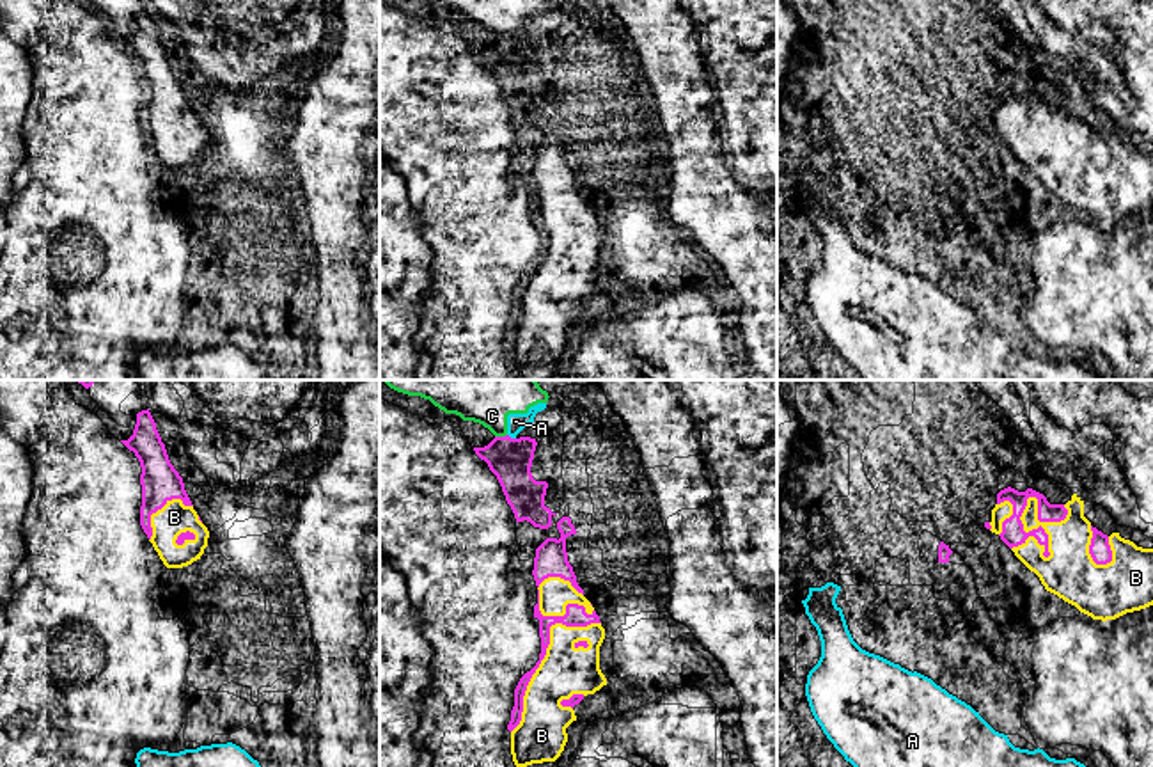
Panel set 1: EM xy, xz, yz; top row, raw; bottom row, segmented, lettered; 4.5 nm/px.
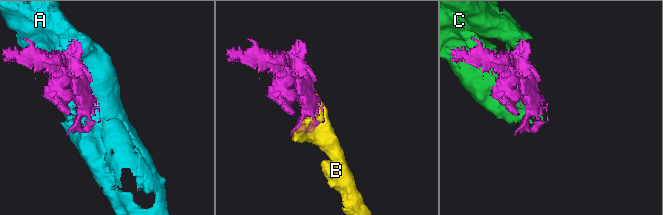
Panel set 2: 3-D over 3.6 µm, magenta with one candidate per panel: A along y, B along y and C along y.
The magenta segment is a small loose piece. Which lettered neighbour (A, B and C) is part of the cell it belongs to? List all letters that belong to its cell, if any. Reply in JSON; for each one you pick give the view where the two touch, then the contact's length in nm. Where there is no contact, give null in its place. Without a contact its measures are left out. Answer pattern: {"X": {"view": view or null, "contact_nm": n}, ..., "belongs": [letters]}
{"B": {"view": "yz", "contact_nm": 320}, "belongs": ["B"]}

